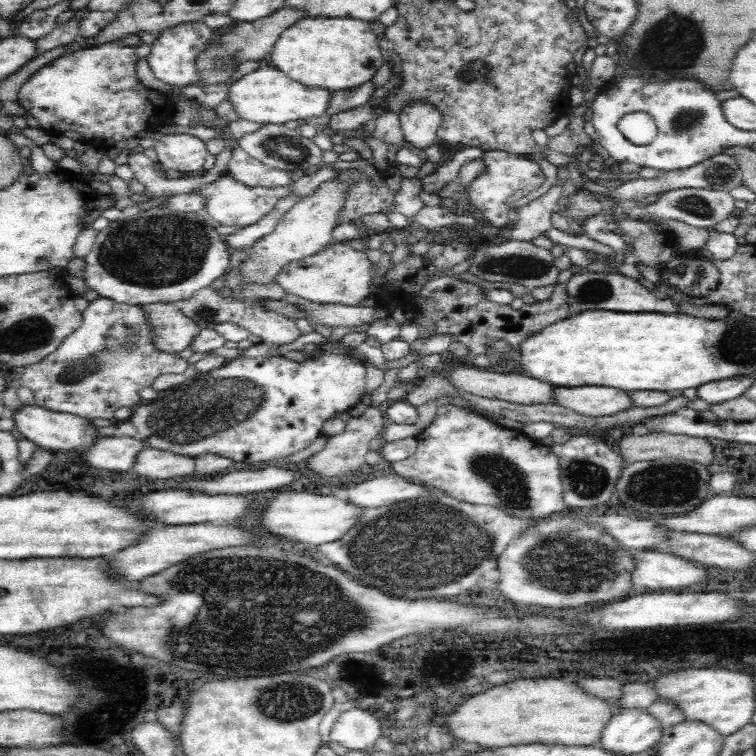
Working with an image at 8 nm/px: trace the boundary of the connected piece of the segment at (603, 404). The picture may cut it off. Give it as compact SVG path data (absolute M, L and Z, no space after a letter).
M556 388L560 404L584 416L612 416L634 408L634 399L626 390L616 388Z

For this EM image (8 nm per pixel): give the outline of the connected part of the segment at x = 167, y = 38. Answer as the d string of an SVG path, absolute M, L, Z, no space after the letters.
M201 21L181 23L157 36L146 60L154 76L162 82L178 87L186 86L186 84L197 85L203 82L198 67L200 54L205 54L216 45L220 47L222 33L223 31L212 29Z

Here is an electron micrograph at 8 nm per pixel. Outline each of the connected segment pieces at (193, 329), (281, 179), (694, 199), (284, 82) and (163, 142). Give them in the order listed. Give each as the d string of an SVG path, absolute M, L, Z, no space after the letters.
M175 303L144 305L156 328L155 343L163 351L182 352L198 338L200 327L177 309Z
M231 135L229 138L226 137L226 146L233 145L231 159L226 166L227 175L250 187L277 187L292 183L292 179L286 171L266 166L263 162L252 158L236 143L237 141L232 139Z
M678 188L663 192L652 206L643 208L637 216L638 219L649 219L650 217L671 218L695 226L696 228L712 229L714 224L722 222L734 212L736 199L730 195L730 191L710 190L708 188Z
M261 64L256 70L229 84L227 100L232 103L240 119L261 124L284 125L299 119L314 122L328 119L332 98L332 91L328 88L305 85L292 80L274 66Z
M174 133L165 135L156 142L154 150L158 162L176 172L202 170L204 158L209 154L206 143L195 135Z

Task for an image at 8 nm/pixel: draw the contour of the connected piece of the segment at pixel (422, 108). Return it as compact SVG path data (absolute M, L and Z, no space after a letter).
M412 99L399 114L400 126L402 127L405 142L409 142L410 148L413 150L426 150L432 144L438 144L438 130L442 124L443 113L436 104L432 104L429 100Z

